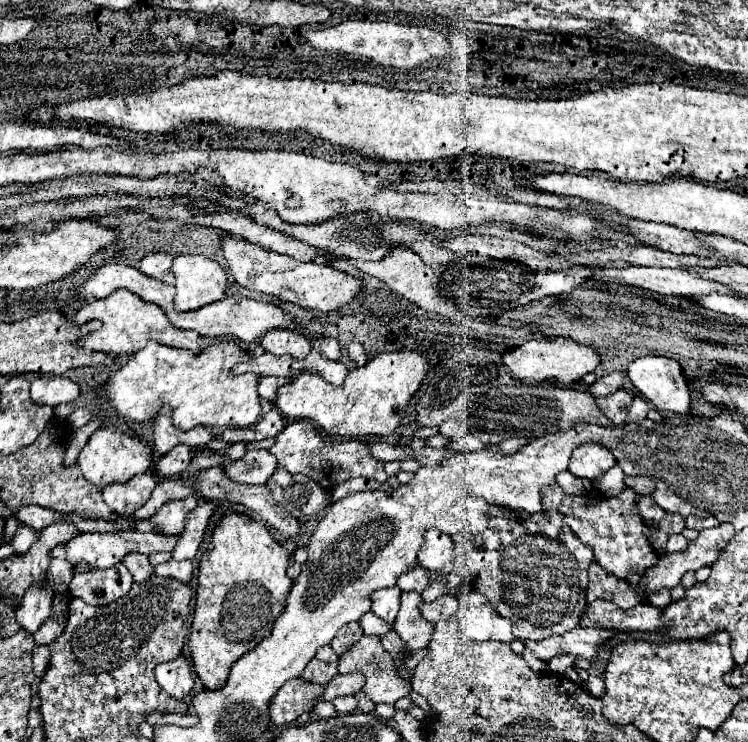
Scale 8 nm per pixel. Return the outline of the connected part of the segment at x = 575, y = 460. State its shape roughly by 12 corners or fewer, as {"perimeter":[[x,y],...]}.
{"perimeter":[[581,444],[569,458],[569,472],[593,480],[617,464],[609,448]]}

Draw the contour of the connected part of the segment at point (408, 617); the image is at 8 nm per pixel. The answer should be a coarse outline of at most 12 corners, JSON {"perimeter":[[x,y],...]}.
{"perimeter":[[419,592],[401,594],[393,622],[409,654],[429,644],[433,624],[419,612]]}

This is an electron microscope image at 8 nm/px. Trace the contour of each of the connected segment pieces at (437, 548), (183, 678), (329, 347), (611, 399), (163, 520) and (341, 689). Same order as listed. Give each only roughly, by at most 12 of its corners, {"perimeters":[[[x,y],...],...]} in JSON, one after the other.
{"perimeters":[[[429,530],[417,560],[427,570],[443,576],[453,572],[451,538]],[[185,654],[159,664],[159,686],[183,700],[195,684]],[[313,338],[313,350],[331,360],[339,360],[337,340]],[[617,390],[597,398],[597,406],[621,426],[635,396]],[[195,494],[165,502],[149,522],[163,534],[181,534],[197,506]],[[337,674],[321,700],[355,694],[361,690],[361,674]]]}

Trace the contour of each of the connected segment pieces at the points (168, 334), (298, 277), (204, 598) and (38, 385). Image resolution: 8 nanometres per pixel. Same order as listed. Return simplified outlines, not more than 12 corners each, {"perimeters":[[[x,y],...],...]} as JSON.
{"perimeters":[[[129,290],[87,302],[79,340],[97,352],[133,354],[147,340],[201,352],[195,330],[175,328],[159,306]],[[221,238],[243,288],[333,312],[363,282],[293,256]],[[227,512],[199,564],[189,636],[205,688],[271,634],[287,550]],[[41,376],[31,382],[37,404],[57,406],[79,396],[65,376]]]}

